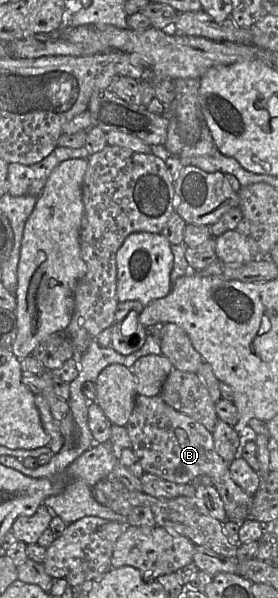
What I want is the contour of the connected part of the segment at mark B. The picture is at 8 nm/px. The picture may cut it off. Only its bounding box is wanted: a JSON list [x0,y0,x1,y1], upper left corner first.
[125,395,253,524]

